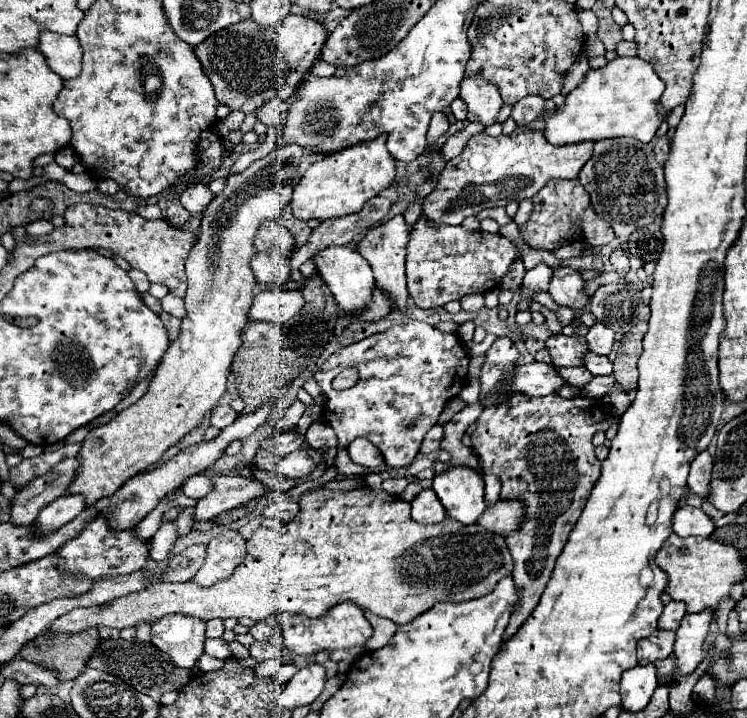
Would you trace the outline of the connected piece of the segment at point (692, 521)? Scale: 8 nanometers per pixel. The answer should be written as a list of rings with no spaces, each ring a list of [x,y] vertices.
[[[680,505],[674,513],[672,529],[678,537],[690,537],[690,535],[708,537],[714,531],[714,521],[698,507]]]

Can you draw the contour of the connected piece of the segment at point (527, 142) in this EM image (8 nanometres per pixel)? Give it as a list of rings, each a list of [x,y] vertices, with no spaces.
[[[538,131],[514,133],[510,137],[472,135],[464,151],[446,163],[436,189],[422,203],[422,215],[436,225],[460,225],[466,217],[482,209],[502,207],[510,201],[520,203],[522,199],[534,197],[550,179],[576,179],[582,165],[590,159],[590,153],[590,141],[556,147]]]

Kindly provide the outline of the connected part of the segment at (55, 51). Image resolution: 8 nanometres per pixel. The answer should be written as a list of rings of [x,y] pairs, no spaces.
[[[44,31],[38,49],[48,61],[48,67],[62,79],[74,79],[82,67],[82,47],[76,35],[58,35]]]

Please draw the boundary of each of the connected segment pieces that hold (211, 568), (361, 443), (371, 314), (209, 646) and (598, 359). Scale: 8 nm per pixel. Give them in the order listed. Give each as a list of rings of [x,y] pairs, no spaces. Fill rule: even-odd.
[[[224,531],[210,541],[206,563],[200,567],[194,581],[202,587],[216,585],[218,581],[228,579],[244,557],[246,541],[242,535],[238,531]]]
[[[366,437],[354,439],[354,441],[348,445],[348,455],[350,455],[350,459],[352,459],[354,463],[358,463],[358,465],[362,465],[362,467],[370,467],[370,469],[378,469],[378,467],[382,467],[382,463],[384,463],[380,449],[378,449],[374,443],[366,441]]]
[[[374,285],[374,301],[370,303],[370,309],[366,309],[366,313],[358,313],[358,319],[362,319],[362,321],[380,321],[380,319],[384,319],[392,311],[390,301],[386,301],[384,295],[386,293],[382,293],[382,289],[378,289]]]
[[[206,639],[204,651],[216,659],[228,659],[232,655],[232,651],[224,639]]]
[[[586,353],[586,357],[584,357],[584,367],[586,367],[592,375],[612,375],[612,363],[610,363],[610,359],[604,357],[604,355]]]

